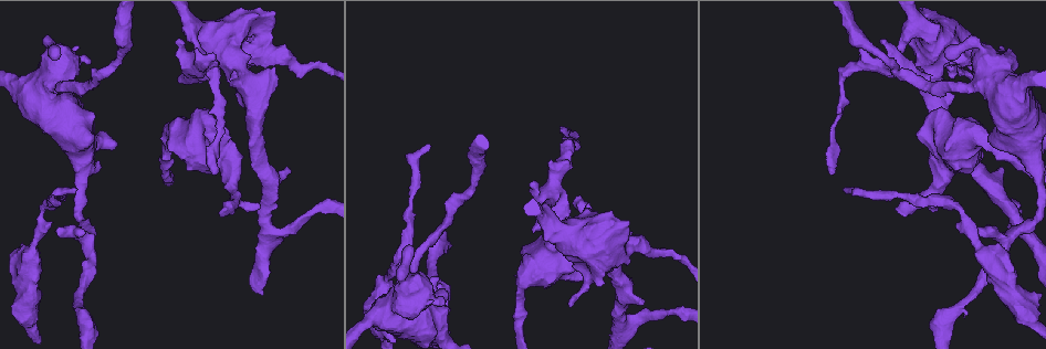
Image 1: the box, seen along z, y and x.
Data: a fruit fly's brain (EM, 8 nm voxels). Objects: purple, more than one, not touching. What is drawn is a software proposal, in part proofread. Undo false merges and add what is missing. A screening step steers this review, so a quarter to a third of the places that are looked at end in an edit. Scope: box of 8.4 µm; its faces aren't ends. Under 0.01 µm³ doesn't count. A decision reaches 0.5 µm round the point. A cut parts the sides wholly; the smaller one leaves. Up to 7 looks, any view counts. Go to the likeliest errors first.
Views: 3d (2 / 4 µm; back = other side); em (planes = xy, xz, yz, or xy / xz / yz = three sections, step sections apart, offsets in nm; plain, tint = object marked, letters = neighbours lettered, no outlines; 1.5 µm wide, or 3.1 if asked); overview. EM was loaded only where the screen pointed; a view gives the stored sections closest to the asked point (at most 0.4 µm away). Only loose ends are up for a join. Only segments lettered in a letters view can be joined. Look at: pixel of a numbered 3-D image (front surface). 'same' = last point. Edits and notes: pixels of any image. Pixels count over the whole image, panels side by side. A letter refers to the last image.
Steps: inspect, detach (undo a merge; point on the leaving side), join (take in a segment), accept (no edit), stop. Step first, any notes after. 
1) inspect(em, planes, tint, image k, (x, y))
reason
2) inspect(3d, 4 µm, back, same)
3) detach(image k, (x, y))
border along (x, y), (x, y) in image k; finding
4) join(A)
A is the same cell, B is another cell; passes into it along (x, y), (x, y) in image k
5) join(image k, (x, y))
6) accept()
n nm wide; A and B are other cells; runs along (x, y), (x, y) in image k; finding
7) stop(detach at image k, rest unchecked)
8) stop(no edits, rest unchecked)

inspect(3d, 4 µm, image 1, (429, 145))
end of a long branch

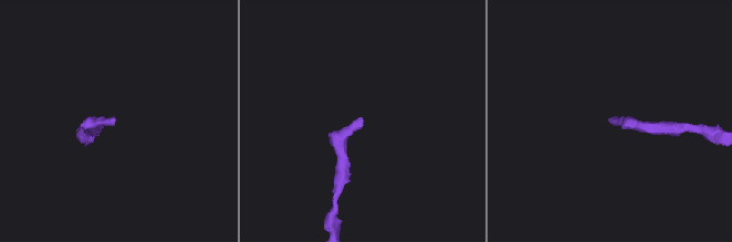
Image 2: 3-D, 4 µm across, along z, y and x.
inspect(em, planes, letters, image 2, (113, 118))

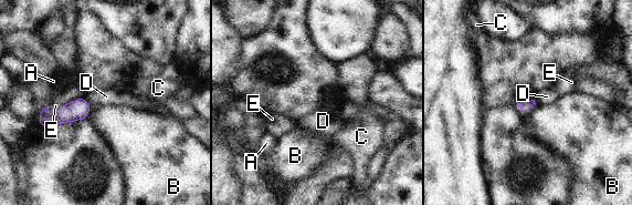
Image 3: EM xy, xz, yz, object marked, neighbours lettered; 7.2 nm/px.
accept()
A, B, C, D and E are other cells; border along (91, 105), (86, 118) in image 3; none of them fits

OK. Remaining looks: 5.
inspect(em, xz, step 8, letters, image 1, (900, 212))
an open end

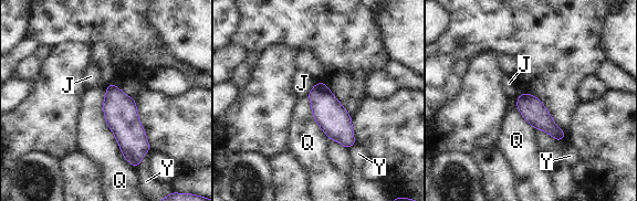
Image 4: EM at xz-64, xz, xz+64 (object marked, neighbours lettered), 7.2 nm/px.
inspect(em, planes, letters, same)

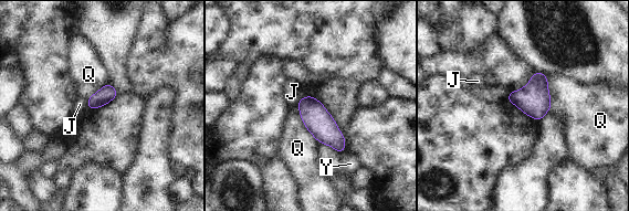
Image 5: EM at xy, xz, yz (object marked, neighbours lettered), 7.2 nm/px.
accept()
J, Q and Y are other cells; border along (296, 104), (302, 123), (320, 143) in image 5; none of them fits

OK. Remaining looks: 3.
inspect(em, planes, letters, image 1, (530, 183))
free end

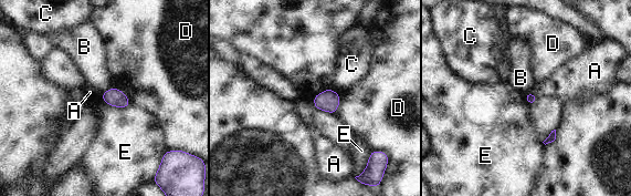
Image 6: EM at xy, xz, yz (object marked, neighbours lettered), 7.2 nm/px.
accept()
E touches over 240 nm; A, B, C, D and E are other cells; border along (101, 95), (111, 105), (130, 105) in image 6; no lettered segment goes on from it

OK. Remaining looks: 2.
stop(no edits, rest unchecked)

